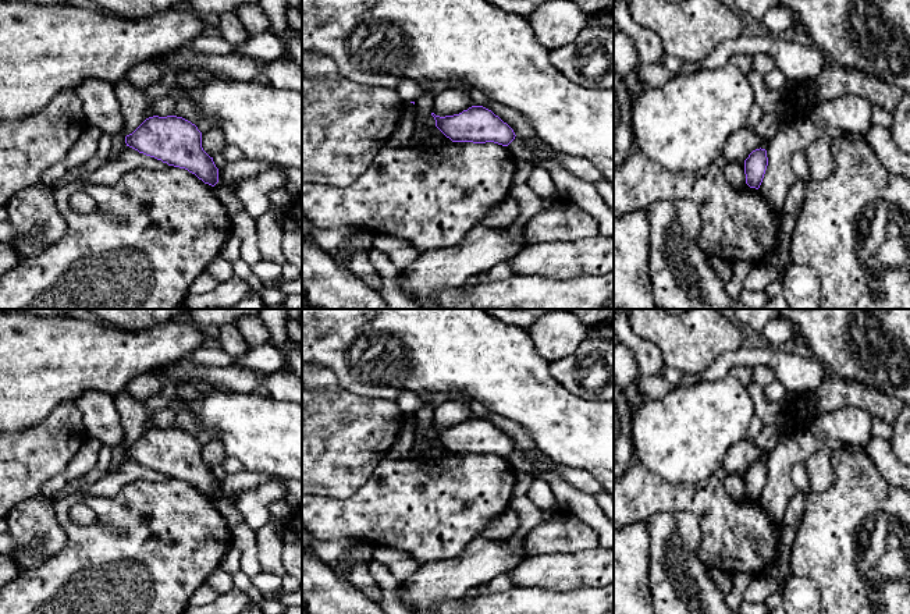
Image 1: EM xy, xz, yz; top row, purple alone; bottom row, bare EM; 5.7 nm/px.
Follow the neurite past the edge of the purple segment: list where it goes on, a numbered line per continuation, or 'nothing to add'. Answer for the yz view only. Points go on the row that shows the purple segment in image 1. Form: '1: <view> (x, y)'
nothing to add

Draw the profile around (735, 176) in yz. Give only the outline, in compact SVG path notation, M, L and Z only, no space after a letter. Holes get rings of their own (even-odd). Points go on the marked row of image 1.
M744 162L728 163L722 170L729 185L743 188L746 184Z

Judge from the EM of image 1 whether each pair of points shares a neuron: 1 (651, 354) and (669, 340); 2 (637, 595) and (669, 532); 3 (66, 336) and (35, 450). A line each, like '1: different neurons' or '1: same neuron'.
1: different neurons
2: different neurons
3: different neurons

